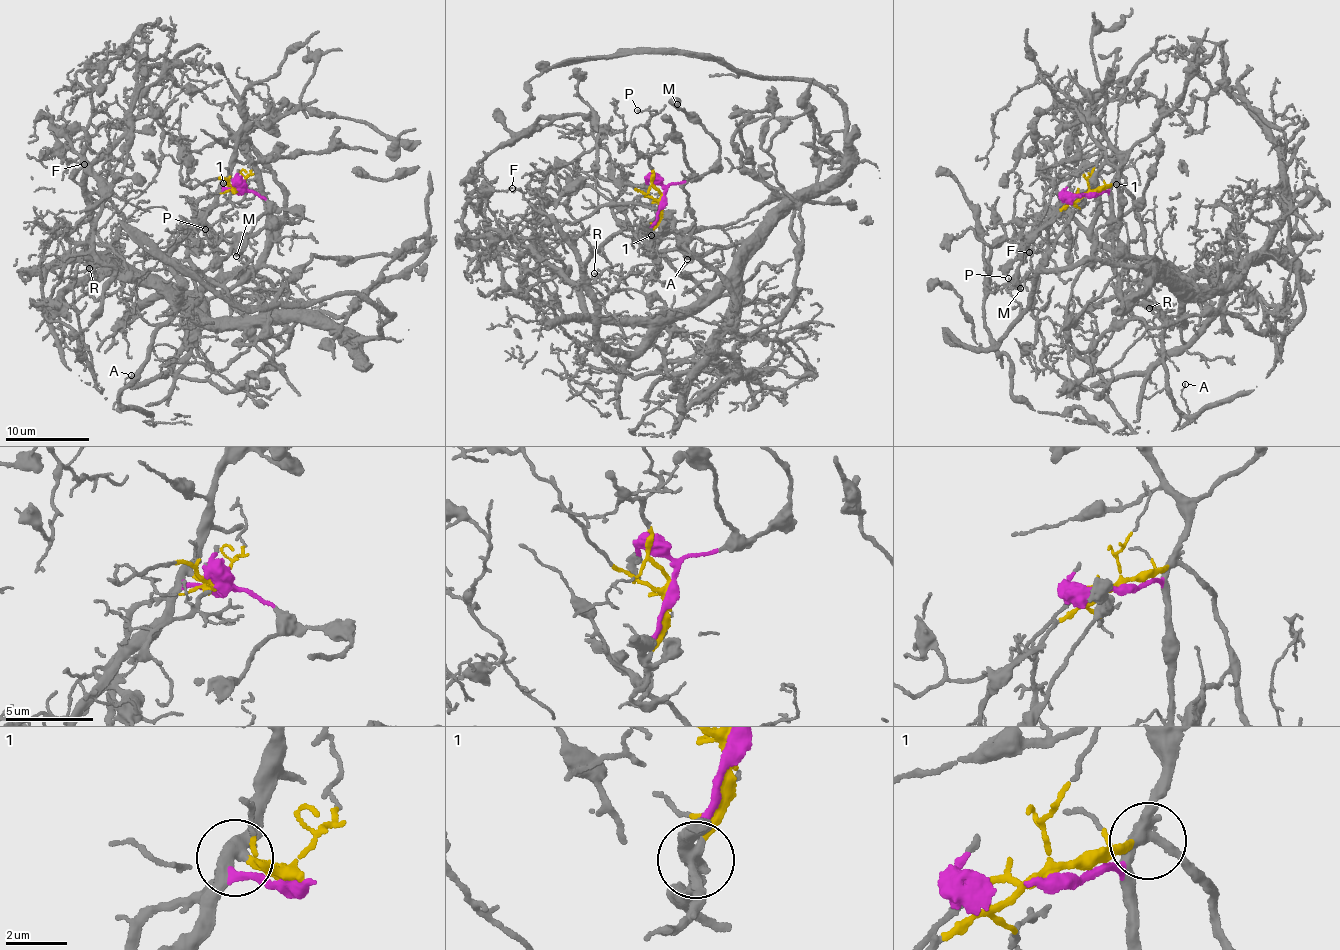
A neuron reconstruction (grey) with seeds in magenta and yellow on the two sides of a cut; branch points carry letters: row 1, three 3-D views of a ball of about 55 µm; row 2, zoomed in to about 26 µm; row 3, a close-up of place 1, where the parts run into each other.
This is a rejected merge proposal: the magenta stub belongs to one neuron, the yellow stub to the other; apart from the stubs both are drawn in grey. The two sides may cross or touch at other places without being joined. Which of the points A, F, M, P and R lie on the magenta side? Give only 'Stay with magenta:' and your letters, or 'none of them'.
Stay with magenta: A, M

